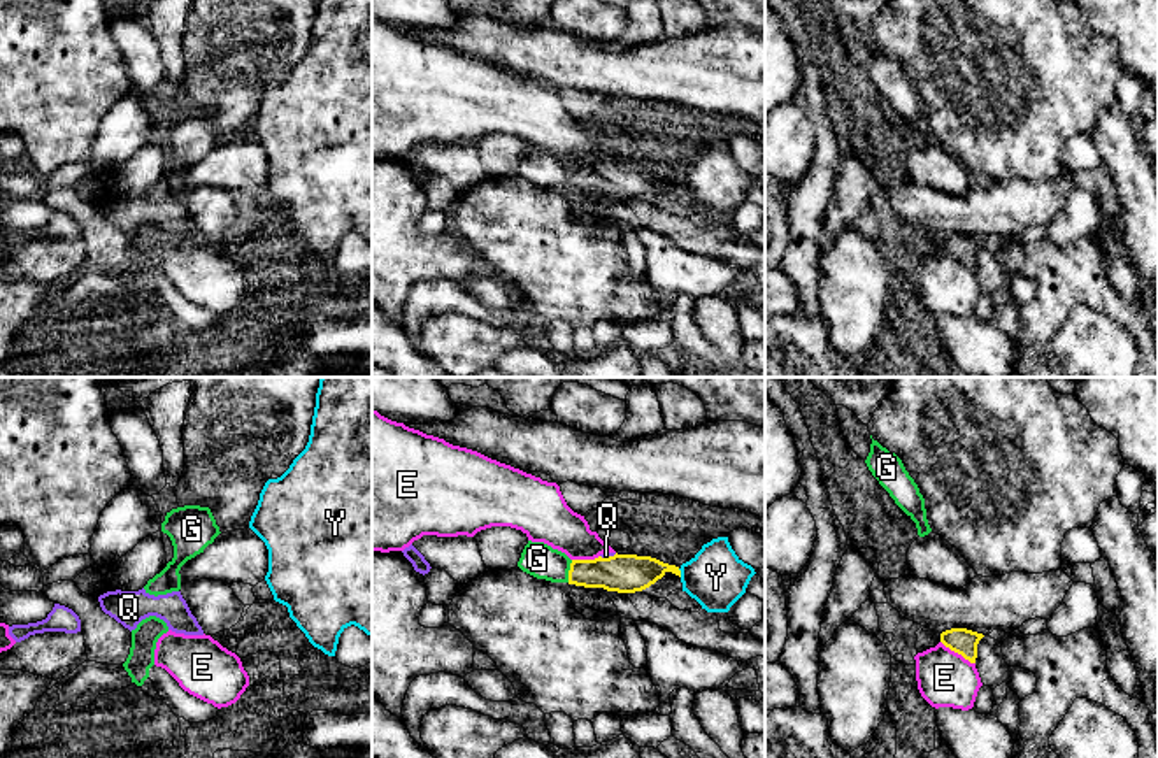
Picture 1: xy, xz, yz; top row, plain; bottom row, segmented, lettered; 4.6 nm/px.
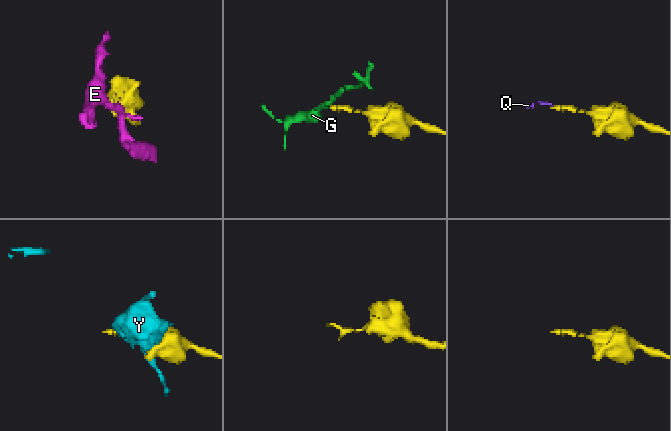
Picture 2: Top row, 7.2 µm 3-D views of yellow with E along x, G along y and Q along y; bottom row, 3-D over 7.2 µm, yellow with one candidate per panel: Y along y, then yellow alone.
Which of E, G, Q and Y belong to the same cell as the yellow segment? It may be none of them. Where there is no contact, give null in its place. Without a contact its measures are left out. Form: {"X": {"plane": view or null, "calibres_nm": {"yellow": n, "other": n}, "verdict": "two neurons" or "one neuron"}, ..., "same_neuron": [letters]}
{"E": {"plane": "yz", "calibres_nm": {"yellow": 120, "other": 260}, "verdict": "two neurons"}, "G": {"plane": "xz", "calibres_nm": {"yellow": 180, "other": 160}, "verdict": "two neurons"}, "Q": {"plane": "xz", "calibres_nm": {"yellow": 180, "other": 30}, "verdict": "one neuron"}, "Y": {"plane": "xz", "calibres_nm": {"yellow": 180, "other": 280}, "verdict": "two neurons"}, "same_neuron": ["Q"]}

